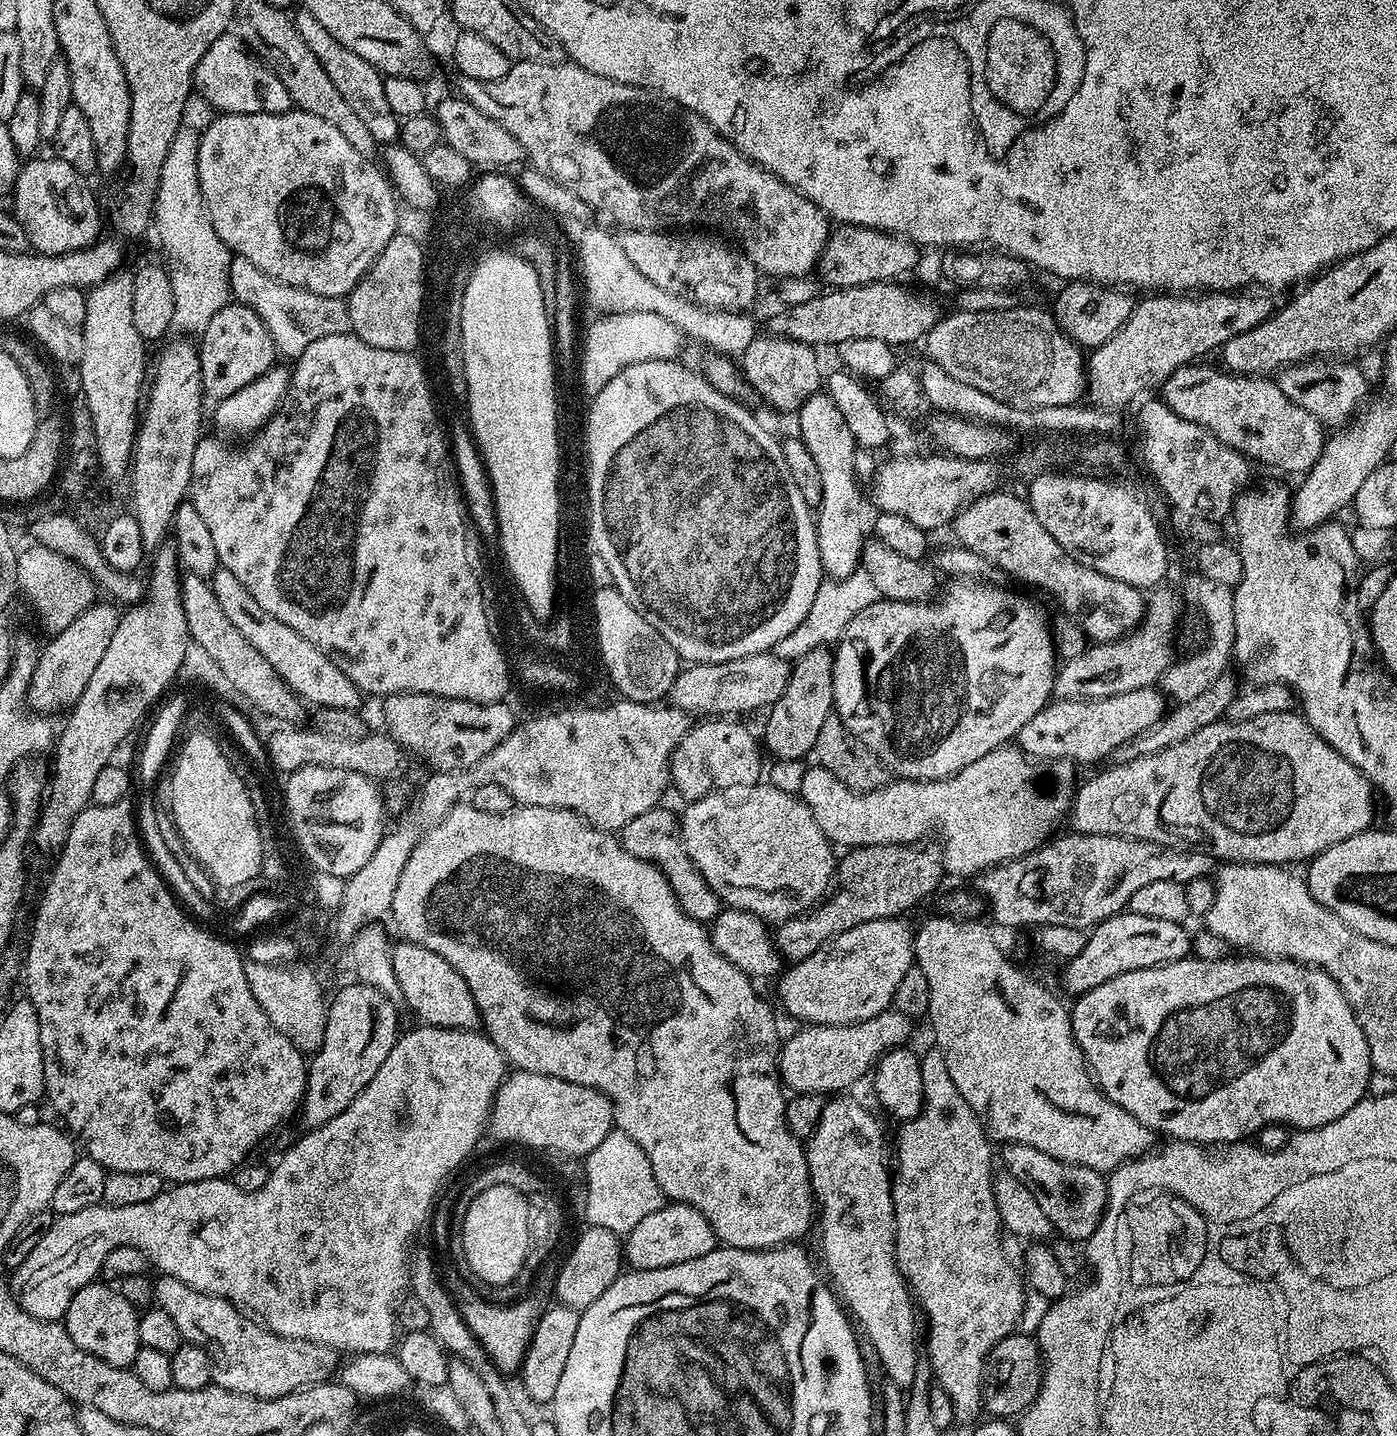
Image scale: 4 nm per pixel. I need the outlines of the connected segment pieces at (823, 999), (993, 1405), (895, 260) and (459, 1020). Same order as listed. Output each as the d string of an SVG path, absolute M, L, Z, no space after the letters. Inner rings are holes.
M891 916L862 922L862 926L854 926L854 930L846 930L821 944L810 958L785 967L775 983L776 996L789 1012L787 1015L809 1025L853 1024L889 1011L898 982L902 982L906 970L914 967L914 928L906 921Z
M1013 1334L1002 1338L988 1355L983 1411L992 1418L1019 1417L1034 1402L1044 1381L1045 1367L1040 1345L1031 1335Z
M840 224L833 227L826 246L820 255L818 273L829 289L849 288L873 284L879 280L899 281L900 276L912 272L920 260L921 249L913 240L896 236L892 232L879 232L877 228L867 228L857 224Z
M406 939L393 943L392 965L400 986L399 995L412 1007L416 1016L421 1016L425 1025L434 1028L467 1028L476 1030L481 1027L480 1011L466 986L466 978L426 946L412 944ZM400 943L400 944L399 944Z

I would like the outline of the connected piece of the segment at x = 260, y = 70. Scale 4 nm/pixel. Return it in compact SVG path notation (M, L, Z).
M235 34L219 36L202 54L202 62L196 67L195 91L215 111L220 114L282 114L293 111L294 105L290 94L286 94L286 86L278 82L278 78L265 64L253 56L247 46Z

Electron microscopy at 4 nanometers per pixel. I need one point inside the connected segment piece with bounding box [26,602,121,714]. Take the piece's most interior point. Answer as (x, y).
(65, 665)

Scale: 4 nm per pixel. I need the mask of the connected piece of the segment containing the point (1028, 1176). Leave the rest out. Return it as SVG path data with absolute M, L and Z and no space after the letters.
M1005 1143L1004 1168L1007 1175L1018 1178L1030 1194L1034 1194L1038 1206L1042 1206L1046 1218L1050 1218L1053 1229L1063 1239L1087 1242L1096 1233L1104 1209L1108 1206L1108 1182L1101 1173L1086 1166L1067 1164L1034 1150L1034 1146Z

